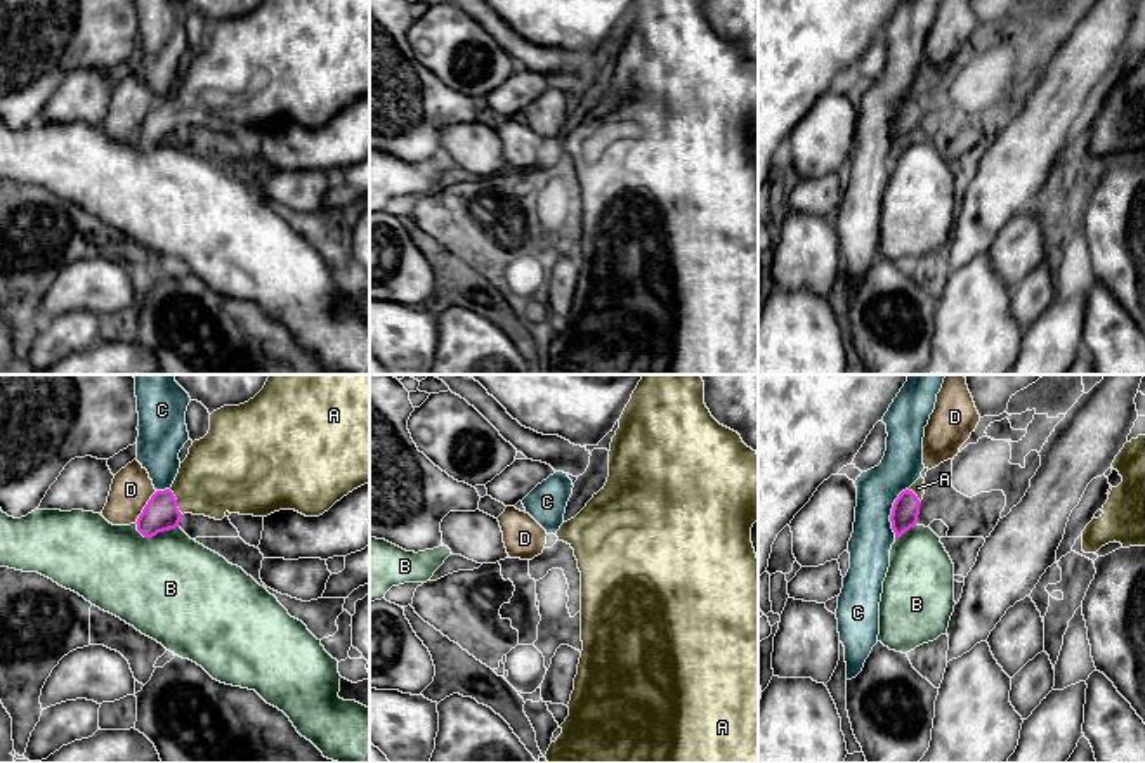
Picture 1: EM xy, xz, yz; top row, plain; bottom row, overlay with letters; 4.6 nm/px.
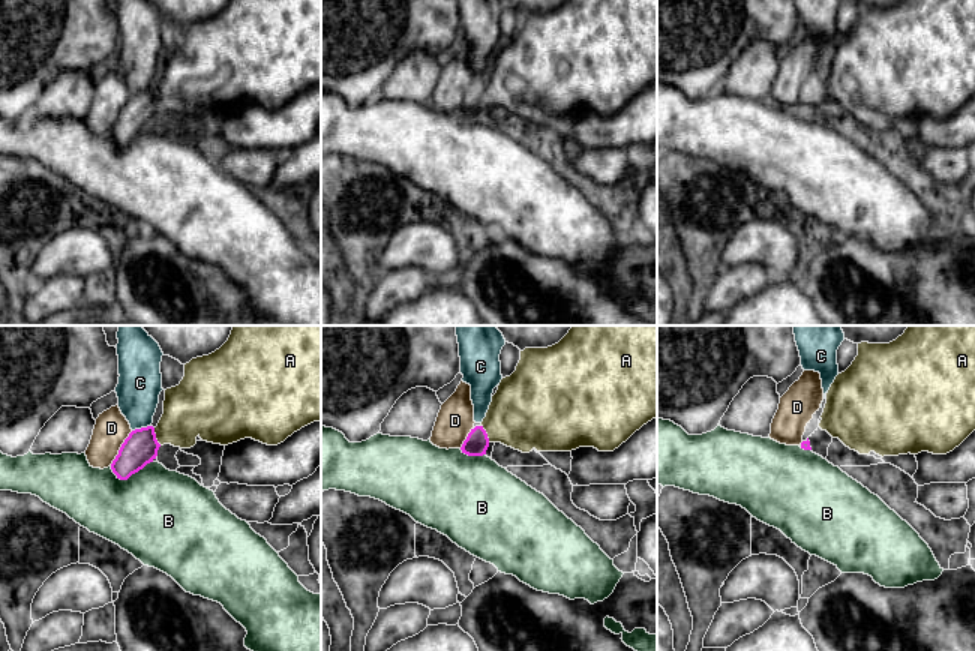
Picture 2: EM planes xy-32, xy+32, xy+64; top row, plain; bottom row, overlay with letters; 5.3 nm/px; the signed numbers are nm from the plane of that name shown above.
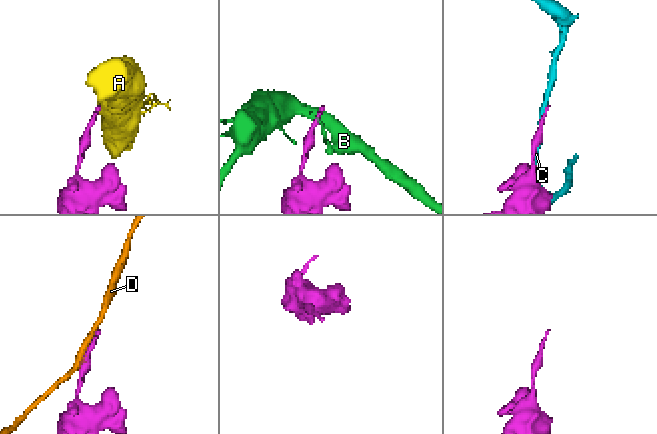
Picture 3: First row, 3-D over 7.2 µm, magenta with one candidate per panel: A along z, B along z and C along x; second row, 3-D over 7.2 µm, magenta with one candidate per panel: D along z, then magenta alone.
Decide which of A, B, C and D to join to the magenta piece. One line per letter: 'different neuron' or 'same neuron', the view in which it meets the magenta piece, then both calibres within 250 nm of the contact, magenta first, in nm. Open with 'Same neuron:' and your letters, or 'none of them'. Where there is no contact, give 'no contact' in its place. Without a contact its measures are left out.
Same neuron: A
A: same neuron; contact in xy; calibres 160 and 360 nm
B: different neuron; contact in xy; calibres 160 and 480 nm
C: different neuron; contact in yz; calibres 130 and 190 nm
D: different neuron; contact in xy; calibres 160 and 190 nm

